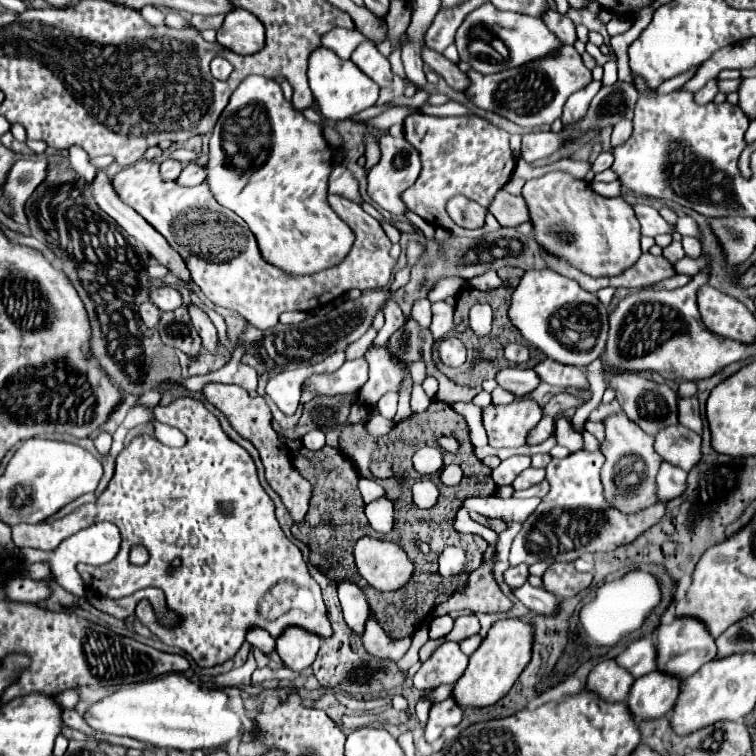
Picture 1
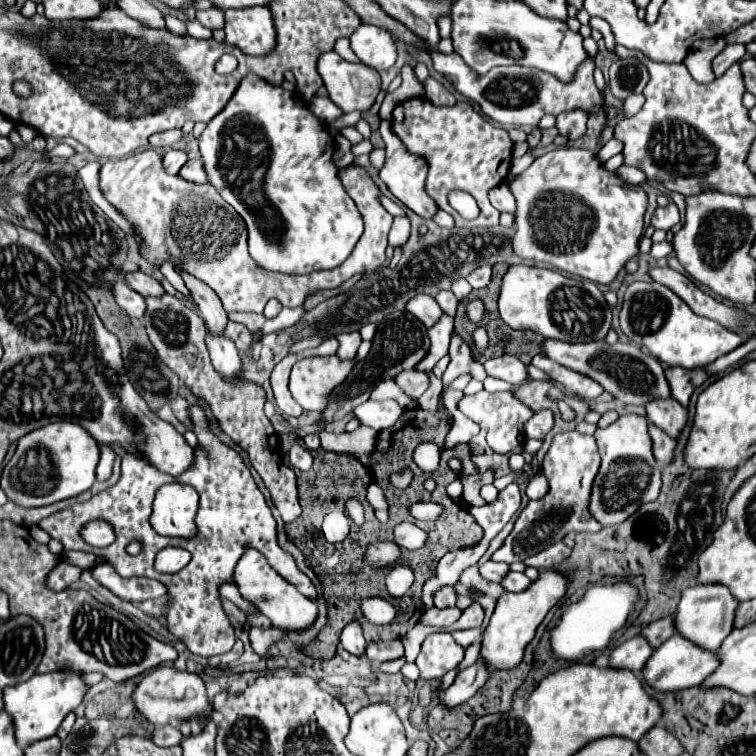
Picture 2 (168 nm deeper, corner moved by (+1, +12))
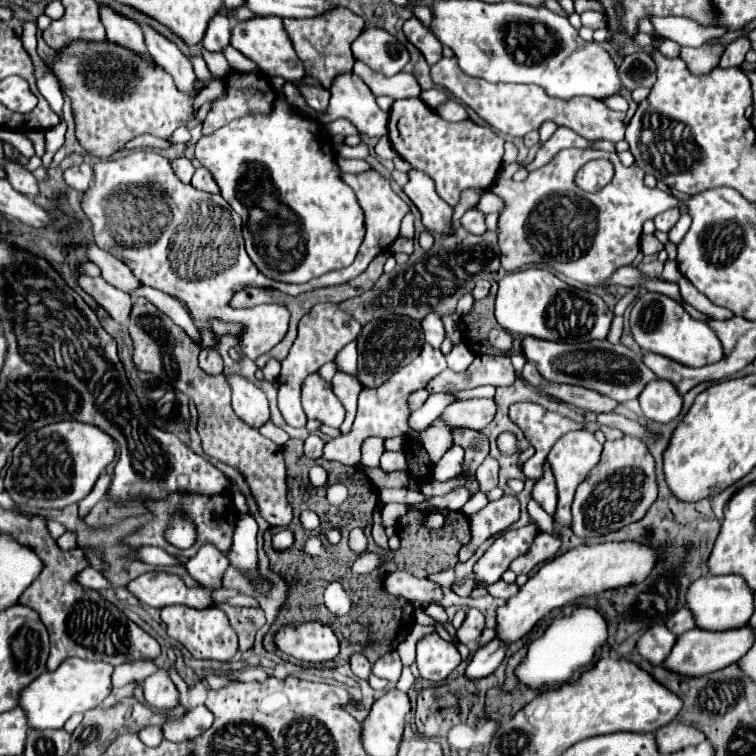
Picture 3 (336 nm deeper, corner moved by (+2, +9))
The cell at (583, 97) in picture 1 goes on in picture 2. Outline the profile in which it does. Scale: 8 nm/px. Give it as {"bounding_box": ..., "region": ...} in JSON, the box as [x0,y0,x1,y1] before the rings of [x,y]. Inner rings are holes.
{"bounding_box":[556,112,586,140],"region":[[[566,112],[556,118],[556,128],[560,136],[568,140],[578,140],[586,132],[586,114],[584,112]]]}

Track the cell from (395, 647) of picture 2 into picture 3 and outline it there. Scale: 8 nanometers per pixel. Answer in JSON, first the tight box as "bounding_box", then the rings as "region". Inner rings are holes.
{"bounding_box":[373,651,401,683],"region":[[[389,651],[373,663],[373,675],[387,679],[389,683],[397,683],[401,675],[401,659],[397,651]]]}

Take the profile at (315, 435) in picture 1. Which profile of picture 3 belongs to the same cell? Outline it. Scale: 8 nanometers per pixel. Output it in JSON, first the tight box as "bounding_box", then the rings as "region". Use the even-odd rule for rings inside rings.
{"bounding_box":[305,435,325,459],"region":[[[309,435],[305,439],[305,457],[319,459],[323,455],[323,445],[325,445],[325,441],[319,435]]]}

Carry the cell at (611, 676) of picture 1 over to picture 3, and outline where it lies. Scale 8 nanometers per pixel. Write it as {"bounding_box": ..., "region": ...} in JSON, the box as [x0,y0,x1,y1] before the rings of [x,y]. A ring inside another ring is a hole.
{"bounding_box":[635,625,677,663],"region":[[[657,625],[647,629],[639,637],[635,651],[649,663],[663,663],[663,659],[669,655],[671,647],[675,645],[675,639],[677,637],[665,625]]]}

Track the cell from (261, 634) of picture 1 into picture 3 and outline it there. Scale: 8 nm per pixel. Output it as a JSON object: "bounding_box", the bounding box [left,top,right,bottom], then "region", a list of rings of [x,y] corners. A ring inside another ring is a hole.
{"bounding_box":[185,545,229,591],"region":[[[203,545],[199,553],[185,563],[185,567],[189,575],[195,581],[199,581],[203,587],[209,587],[211,591],[219,591],[223,585],[223,575],[229,567],[229,561],[213,545]]]}

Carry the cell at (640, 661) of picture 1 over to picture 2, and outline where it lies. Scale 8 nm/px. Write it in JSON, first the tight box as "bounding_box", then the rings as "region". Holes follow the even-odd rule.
{"bounding_box":[642,616,674,648],"region":[[[666,616],[666,618],[660,618],[660,620],[654,620],[652,624],[648,624],[642,634],[650,640],[650,644],[654,644],[654,648],[658,648],[662,642],[666,642],[672,634],[674,634],[674,618],[672,616]]]}

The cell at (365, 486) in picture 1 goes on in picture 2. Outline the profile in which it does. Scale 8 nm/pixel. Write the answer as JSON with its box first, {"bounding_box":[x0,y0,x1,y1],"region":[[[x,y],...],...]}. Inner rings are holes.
{"bounding_box":[366,482,389,510],"region":[[[372,482],[368,486],[368,496],[366,498],[376,510],[388,510],[389,508],[387,501],[384,500],[384,492],[382,492],[382,488],[376,482]]]}

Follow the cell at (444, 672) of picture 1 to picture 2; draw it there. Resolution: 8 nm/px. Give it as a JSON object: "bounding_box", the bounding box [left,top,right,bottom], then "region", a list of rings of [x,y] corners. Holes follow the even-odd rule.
{"bounding_box":[416,632,464,680],"region":[[[448,632],[430,634],[424,644],[422,652],[416,658],[416,666],[420,668],[422,680],[440,680],[448,670],[456,668],[464,658],[464,648],[458,646]]]}

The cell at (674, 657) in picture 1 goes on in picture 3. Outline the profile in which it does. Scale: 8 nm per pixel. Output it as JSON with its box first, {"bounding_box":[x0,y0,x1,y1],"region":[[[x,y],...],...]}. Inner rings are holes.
{"bounding_box":[687,575,753,631],"region":[[[707,575],[701,577],[689,587],[687,595],[687,607],[693,611],[695,627],[707,629],[707,631],[727,631],[745,627],[749,617],[753,615],[753,591],[749,591],[747,583],[739,575]]]}

